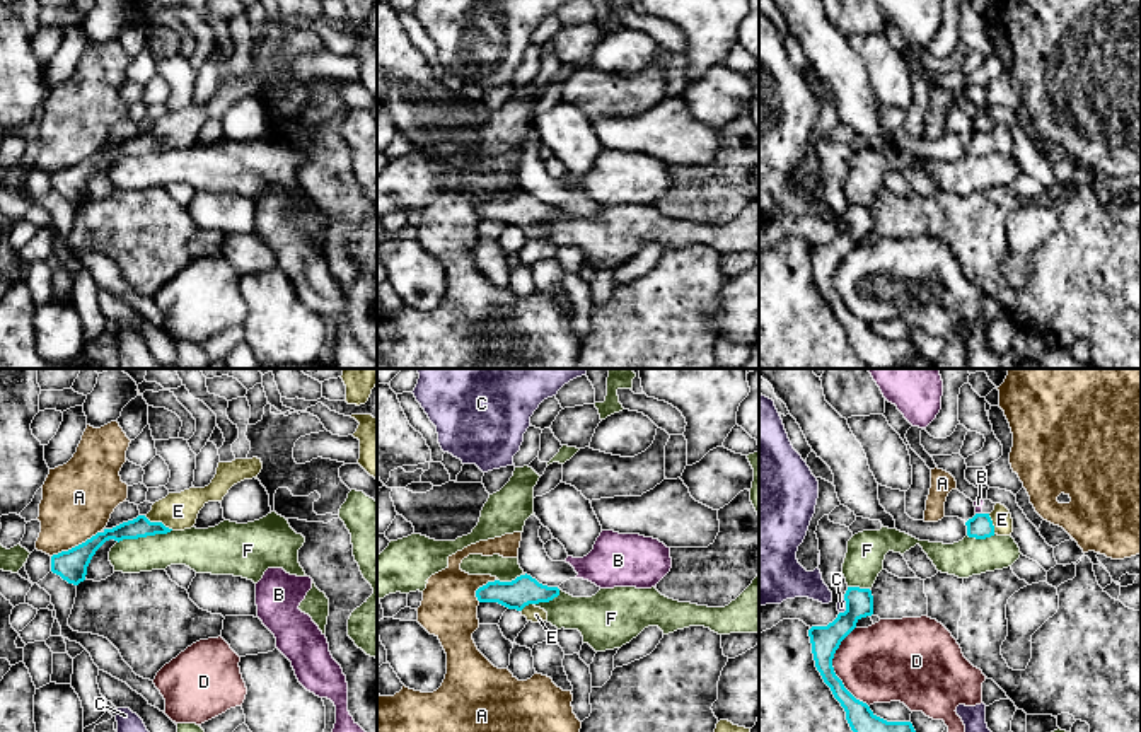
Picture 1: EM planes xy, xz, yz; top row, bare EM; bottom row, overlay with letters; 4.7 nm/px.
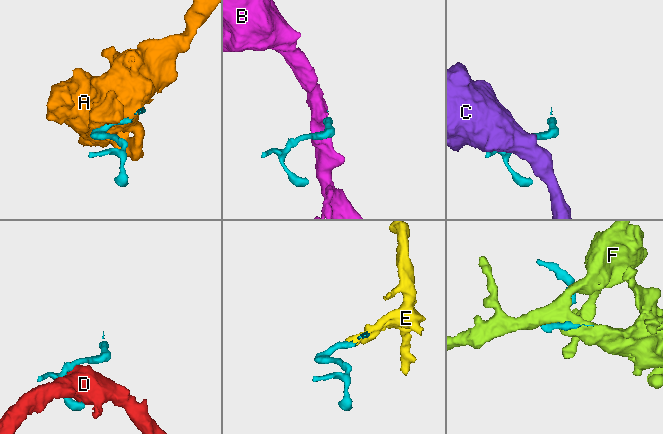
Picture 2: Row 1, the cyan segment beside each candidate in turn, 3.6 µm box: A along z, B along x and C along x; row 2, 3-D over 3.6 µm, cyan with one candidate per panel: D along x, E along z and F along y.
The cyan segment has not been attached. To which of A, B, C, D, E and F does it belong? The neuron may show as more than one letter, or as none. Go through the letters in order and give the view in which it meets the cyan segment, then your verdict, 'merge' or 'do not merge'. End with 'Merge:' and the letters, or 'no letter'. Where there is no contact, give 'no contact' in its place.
A: meets cyan in xy; do not merge
B: meets cyan in yz; do not merge
C: meets cyan in yz; do not merge
D: meets cyan in yz; do not merge
E: meets cyan in xy; merge
F: meets cyan in xy; do not merge
Merge: E

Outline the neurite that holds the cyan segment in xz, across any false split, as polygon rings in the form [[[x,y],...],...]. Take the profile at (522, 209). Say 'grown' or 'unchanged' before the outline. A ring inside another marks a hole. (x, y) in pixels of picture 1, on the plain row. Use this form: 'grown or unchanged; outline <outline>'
grown; outline [[[527,191],[512,200],[488,200],[476,208],[479,220],[498,220],[508,227],[517,227],[532,241],[542,241],[547,237],[547,230],[537,222],[549,220],[558,213],[558,205],[542,203]]]

